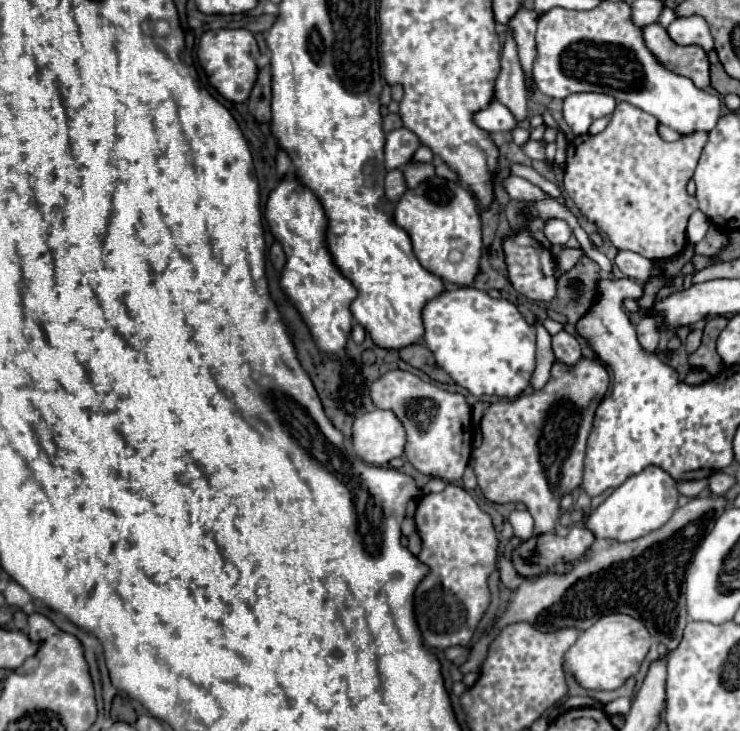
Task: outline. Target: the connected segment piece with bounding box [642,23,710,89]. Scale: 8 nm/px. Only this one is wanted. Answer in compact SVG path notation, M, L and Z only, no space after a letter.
M652 23L642 31L646 47L668 71L692 79L698 89L706 89L710 85L708 55L702 47L674 43L660 23Z

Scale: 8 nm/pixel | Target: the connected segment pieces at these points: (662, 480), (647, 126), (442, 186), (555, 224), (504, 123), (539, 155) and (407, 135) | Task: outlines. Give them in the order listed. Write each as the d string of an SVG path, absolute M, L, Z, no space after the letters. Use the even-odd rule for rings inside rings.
M650 465L642 469L638 475L632 475L630 479L626 479L618 489L614 489L614 493L598 509L590 513L586 527L598 539L610 537L616 541L632 541L662 527L676 511L678 497L680 493L676 489L676 479L672 479L660 467Z
M618 103L606 129L598 135L578 135L568 141L566 151L566 175L564 175L564 191L576 203L586 221L594 223L600 233L606 235L612 247L630 249L634 253L644 255L652 261L668 261L682 253L688 245L686 225L688 217L698 209L696 197L690 197L686 185L694 175L700 153L706 145L706 133L694 133L688 137L680 137L674 143L664 141L658 131L658 119L650 113L630 105Z
M434 175L418 187L406 189L394 207L394 223L410 235L414 255L424 269L456 285L470 285L474 281L482 257L482 221L476 201L460 183ZM452 251L460 251L462 259L452 261Z
M552 219L546 223L546 237L552 245L564 245L564 241L568 241L572 237L572 229L568 227L566 221L560 219Z
M490 105L486 111L478 111L474 115L474 121L490 131L490 133L496 133L496 131L508 131L508 129L514 129L516 127L516 119L514 115L508 111L506 105Z
M530 139L526 145L522 145L522 151L524 151L528 157L532 157L532 159L544 161L544 147L542 147L538 141L534 141L534 139Z
M406 127L390 131L386 135L386 145L384 145L386 171L400 169L402 165L406 165L418 147L420 147L420 139Z

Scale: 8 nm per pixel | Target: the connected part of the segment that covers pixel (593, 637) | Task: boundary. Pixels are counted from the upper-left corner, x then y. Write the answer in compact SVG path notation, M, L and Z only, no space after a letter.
M614 613L604 615L596 625L582 631L576 643L564 655L564 669L576 679L584 689L612 691L622 687L630 677L634 677L650 649L650 633L634 617Z

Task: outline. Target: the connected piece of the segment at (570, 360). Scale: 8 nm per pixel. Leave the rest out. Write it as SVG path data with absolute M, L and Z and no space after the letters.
M566 329L558 331L554 337L552 337L552 349L554 349L554 355L558 361L566 363L566 365L574 365L582 351L580 351L580 343L576 341L574 335L570 335Z

